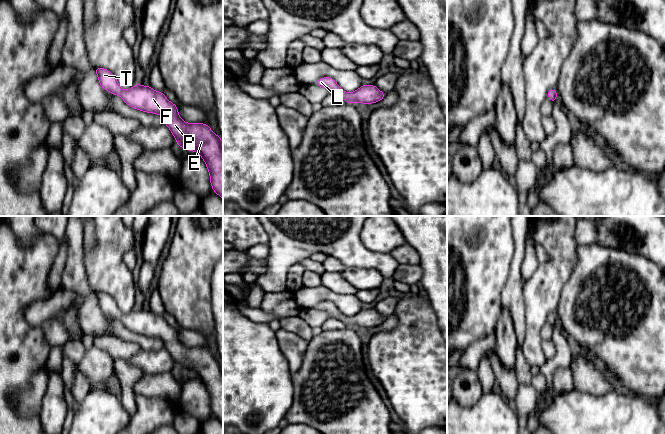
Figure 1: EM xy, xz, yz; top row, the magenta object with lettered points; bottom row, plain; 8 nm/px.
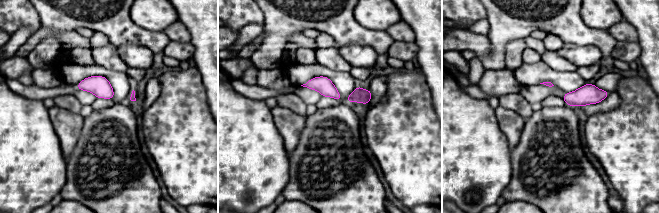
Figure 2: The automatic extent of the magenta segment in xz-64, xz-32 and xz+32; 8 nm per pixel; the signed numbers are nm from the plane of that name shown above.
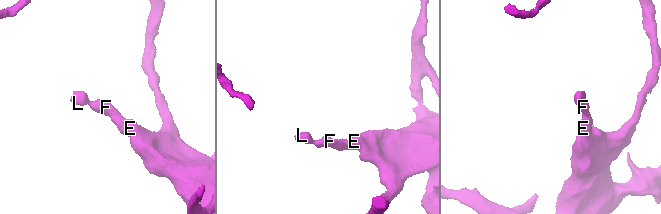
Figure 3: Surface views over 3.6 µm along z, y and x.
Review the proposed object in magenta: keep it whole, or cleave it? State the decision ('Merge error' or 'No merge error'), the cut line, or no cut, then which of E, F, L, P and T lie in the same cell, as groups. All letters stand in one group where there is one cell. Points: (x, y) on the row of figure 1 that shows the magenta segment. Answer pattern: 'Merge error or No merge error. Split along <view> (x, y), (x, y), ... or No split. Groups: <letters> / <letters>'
No merge error. No split. Groups: E F L P T

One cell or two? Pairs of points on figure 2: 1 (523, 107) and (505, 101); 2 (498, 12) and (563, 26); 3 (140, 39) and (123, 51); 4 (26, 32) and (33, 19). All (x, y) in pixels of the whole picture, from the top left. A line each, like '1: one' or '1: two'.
1: one
2: one
3: two
4: two

